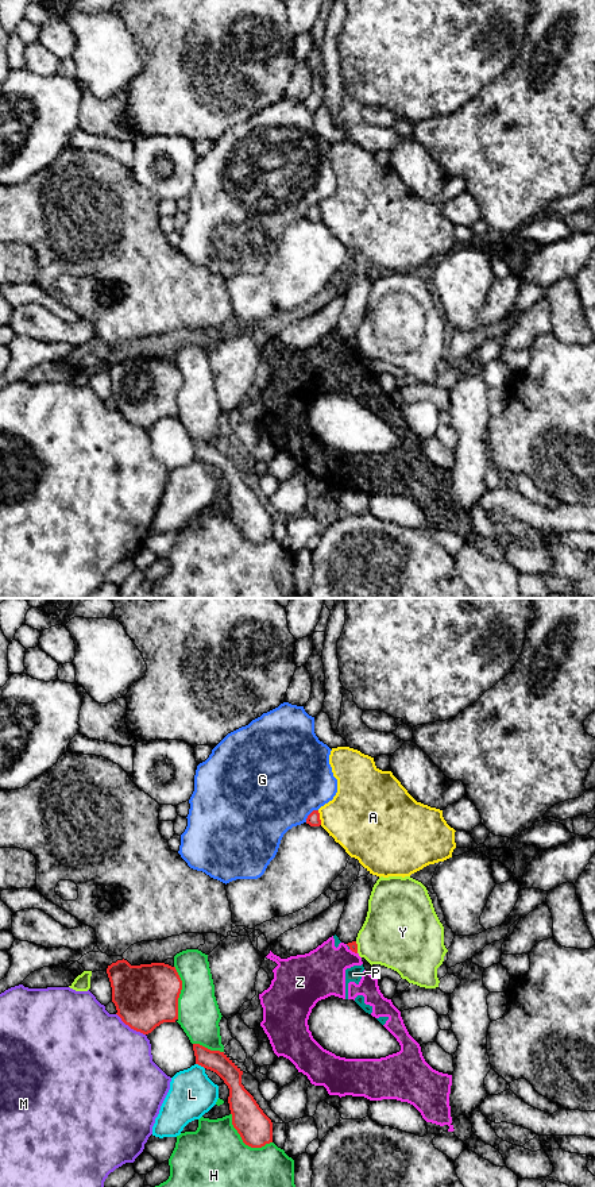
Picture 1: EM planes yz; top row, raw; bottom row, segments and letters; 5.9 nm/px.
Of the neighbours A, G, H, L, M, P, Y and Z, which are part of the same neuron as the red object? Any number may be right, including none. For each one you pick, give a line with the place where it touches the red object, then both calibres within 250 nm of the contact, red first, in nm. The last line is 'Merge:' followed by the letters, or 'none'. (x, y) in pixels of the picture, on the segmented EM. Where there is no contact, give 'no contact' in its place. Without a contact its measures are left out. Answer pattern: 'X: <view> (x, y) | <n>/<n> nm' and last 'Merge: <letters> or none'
Merge: none

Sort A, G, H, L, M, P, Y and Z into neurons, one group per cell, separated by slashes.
A / G / H / L / M / P Z / Y

